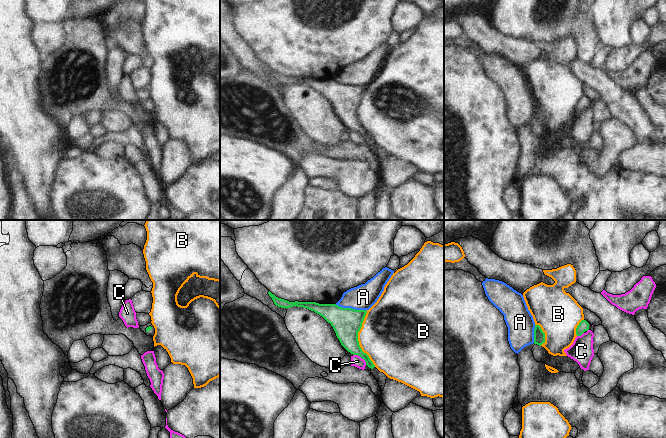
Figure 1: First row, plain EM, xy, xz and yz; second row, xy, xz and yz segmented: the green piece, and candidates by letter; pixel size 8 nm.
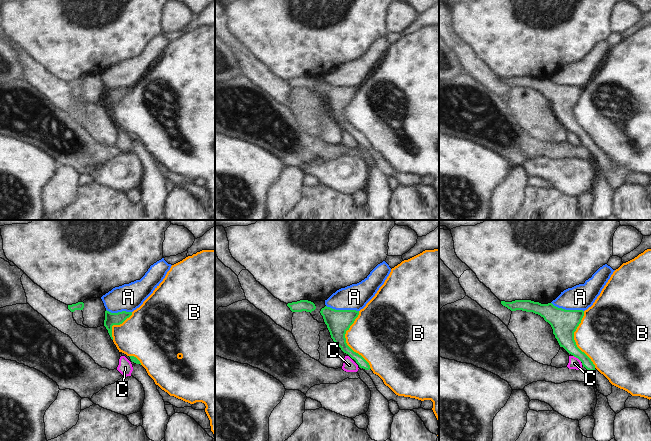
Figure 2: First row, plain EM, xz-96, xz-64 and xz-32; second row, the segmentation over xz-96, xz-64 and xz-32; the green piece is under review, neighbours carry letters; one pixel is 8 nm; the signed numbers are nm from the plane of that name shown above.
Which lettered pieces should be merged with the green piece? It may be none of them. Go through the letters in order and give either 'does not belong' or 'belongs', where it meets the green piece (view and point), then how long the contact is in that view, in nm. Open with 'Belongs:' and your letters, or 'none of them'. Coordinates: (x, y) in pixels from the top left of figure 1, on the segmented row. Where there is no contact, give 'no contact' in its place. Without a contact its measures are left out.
Belongs: none of them
A: does not belong | xz (350, 308) | 260 nm
B: does not belong | xz (357, 339) | 460 nm
C: does not belong | xz (361, 357) | 140 nm

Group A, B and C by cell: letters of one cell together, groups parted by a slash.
A / B / C

